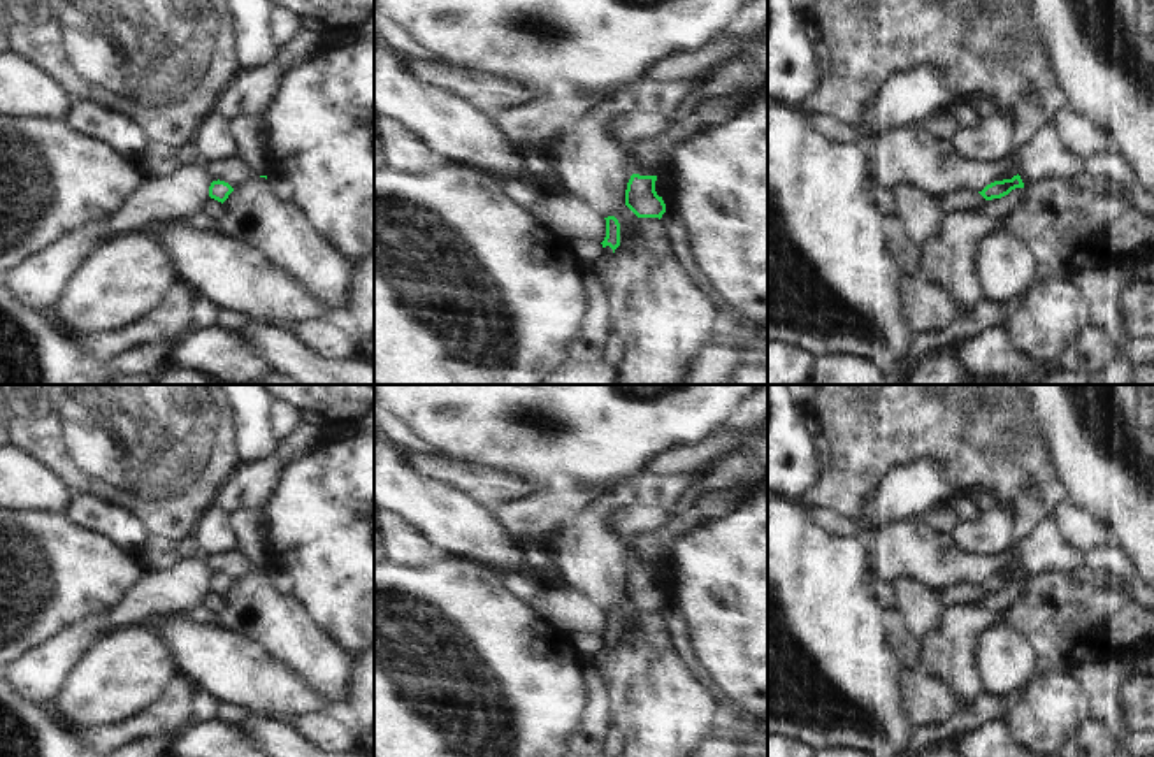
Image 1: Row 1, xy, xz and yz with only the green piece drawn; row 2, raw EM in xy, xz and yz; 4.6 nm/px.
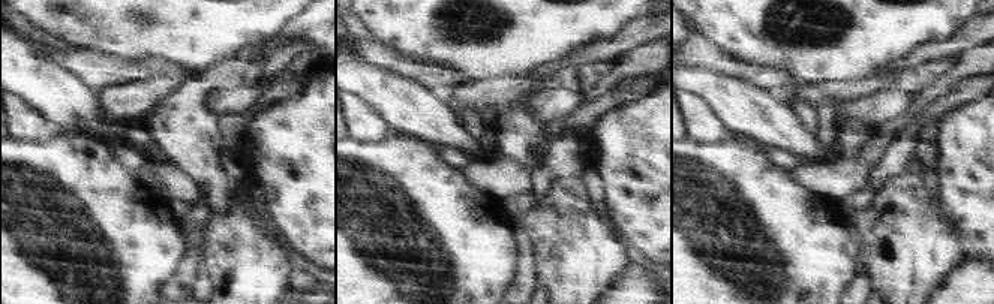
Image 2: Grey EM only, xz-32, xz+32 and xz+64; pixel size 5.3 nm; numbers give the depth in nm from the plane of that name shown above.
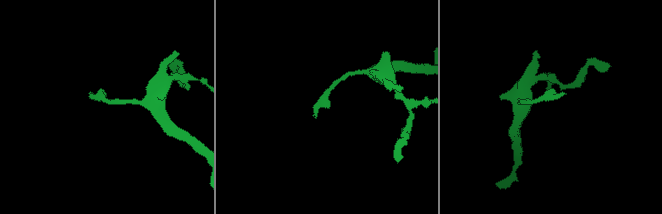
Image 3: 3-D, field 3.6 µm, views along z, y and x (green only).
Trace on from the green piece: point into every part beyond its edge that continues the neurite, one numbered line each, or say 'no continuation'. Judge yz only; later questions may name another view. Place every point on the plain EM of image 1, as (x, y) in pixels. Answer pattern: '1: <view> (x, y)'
1: yz (1045, 548)

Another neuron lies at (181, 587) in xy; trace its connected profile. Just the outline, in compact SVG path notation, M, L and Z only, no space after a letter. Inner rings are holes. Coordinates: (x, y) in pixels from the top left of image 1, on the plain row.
M200 555L177 559L162 573L142 574L128 594L104 616L100 634L149 622L158 616L186 616L209 592L211 573Z

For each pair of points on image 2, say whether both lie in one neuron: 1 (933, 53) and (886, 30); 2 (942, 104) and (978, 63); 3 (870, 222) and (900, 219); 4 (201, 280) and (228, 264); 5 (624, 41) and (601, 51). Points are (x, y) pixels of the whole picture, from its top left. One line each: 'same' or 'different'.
1: different
2: different
3: same
4: different
5: same

